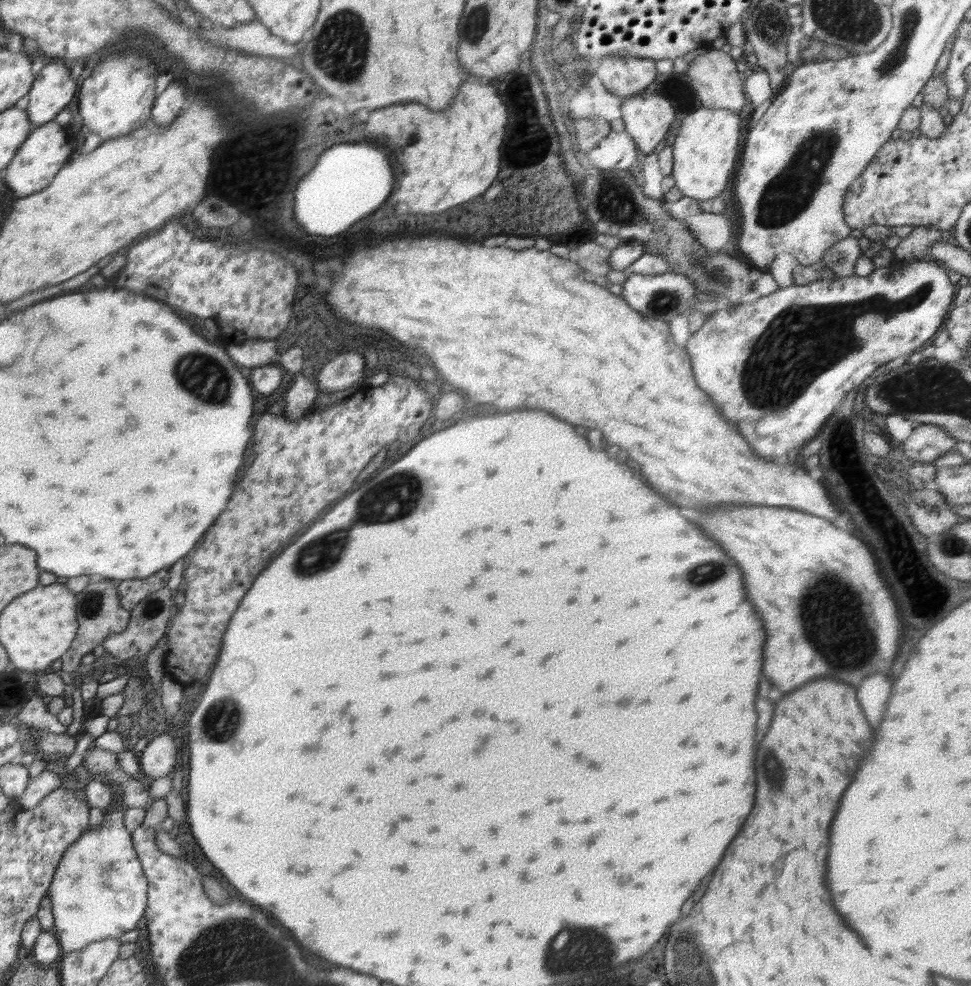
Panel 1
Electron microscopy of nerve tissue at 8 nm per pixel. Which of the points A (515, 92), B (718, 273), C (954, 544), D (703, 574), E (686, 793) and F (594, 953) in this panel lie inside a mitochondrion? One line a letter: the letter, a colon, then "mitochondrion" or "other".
A: other
B: mitochondrion
C: mitochondrion
D: mitochondrion
E: other
F: mitochondrion

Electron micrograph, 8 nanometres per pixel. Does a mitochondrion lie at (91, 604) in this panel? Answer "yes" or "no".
yes

